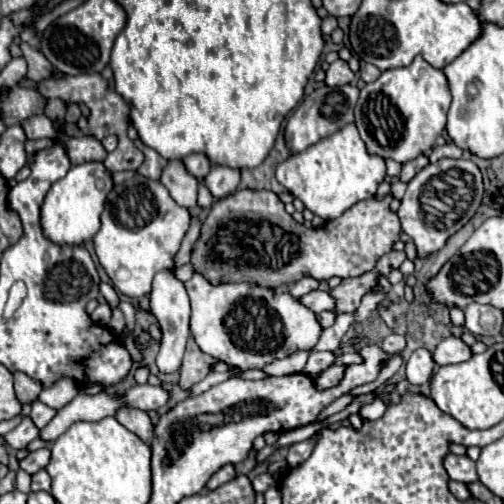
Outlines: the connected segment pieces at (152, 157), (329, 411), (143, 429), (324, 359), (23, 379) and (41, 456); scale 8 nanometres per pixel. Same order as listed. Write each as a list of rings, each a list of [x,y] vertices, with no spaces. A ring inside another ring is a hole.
[[[139,139],[134,140],[134,144],[144,153],[144,156],[146,156],[146,160],[144,160],[144,164],[140,166],[138,172],[140,172],[144,178],[160,180],[160,174],[162,174],[164,166],[168,164],[168,160],[164,160],[158,152],[154,152],[152,148],[148,148]]]
[[[346,394],[346,396],[340,396],[338,400],[334,400],[330,406],[326,406],[326,408],[322,410],[322,414],[318,416],[318,422],[326,420],[328,416],[332,416],[332,414],[336,414],[336,412],[340,412],[340,410],[344,410],[344,408],[346,408],[350,402],[352,402],[352,396],[350,396],[350,394]]]
[[[130,408],[118,410],[116,420],[118,420],[124,428],[128,428],[130,432],[134,432],[138,438],[142,438],[146,444],[148,444],[148,442],[152,440],[152,436],[154,436],[154,424],[150,422],[150,416],[148,416],[146,412],[142,412],[142,410],[130,410]]]
[[[312,352],[308,358],[308,364],[304,366],[304,374],[316,380],[322,372],[326,372],[336,360],[334,352]]]
[[[14,372],[14,388],[16,388],[16,398],[20,400],[20,404],[34,402],[38,394],[42,392],[42,384],[22,372]]]
[[[40,448],[36,452],[28,452],[28,456],[24,460],[20,460],[20,468],[26,470],[28,474],[36,474],[38,470],[46,468],[50,462],[50,450],[48,448]]]

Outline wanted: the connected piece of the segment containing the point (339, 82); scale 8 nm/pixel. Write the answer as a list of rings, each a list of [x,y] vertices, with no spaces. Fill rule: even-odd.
[[[338,58],[326,70],[326,84],[328,86],[344,86],[344,84],[350,84],[354,80],[354,76],[356,74],[348,68],[348,62],[344,62],[344,60]]]

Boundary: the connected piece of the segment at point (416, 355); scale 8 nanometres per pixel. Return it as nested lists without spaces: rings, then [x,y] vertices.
[[[420,348],[420,350],[412,352],[412,356],[406,364],[406,380],[416,386],[426,384],[432,378],[432,370],[434,370],[432,354],[426,348]]]

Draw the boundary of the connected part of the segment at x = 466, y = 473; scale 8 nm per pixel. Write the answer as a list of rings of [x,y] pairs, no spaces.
[[[448,454],[444,460],[444,468],[448,472],[448,476],[456,482],[464,482],[464,484],[472,484],[478,480],[476,474],[476,464],[474,460],[470,460],[468,456],[456,456],[456,454]]]

